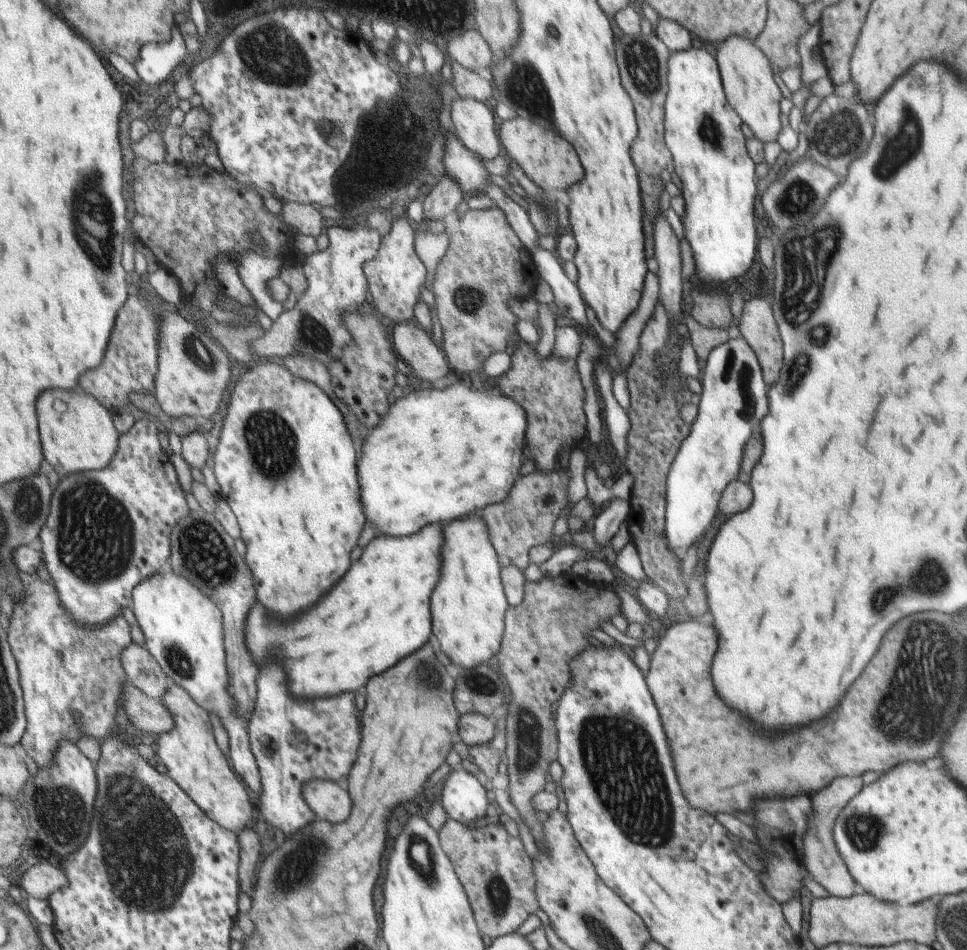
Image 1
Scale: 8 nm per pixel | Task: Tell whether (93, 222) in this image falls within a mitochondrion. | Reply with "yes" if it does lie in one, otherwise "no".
yes

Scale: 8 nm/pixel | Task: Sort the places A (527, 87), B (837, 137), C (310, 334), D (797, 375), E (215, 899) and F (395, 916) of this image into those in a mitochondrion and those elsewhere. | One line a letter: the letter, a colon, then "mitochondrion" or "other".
A: mitochondrion
B: mitochondrion
C: mitochondrion
D: mitochondrion
E: other
F: other

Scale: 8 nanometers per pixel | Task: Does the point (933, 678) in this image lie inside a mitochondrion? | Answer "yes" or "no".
yes

